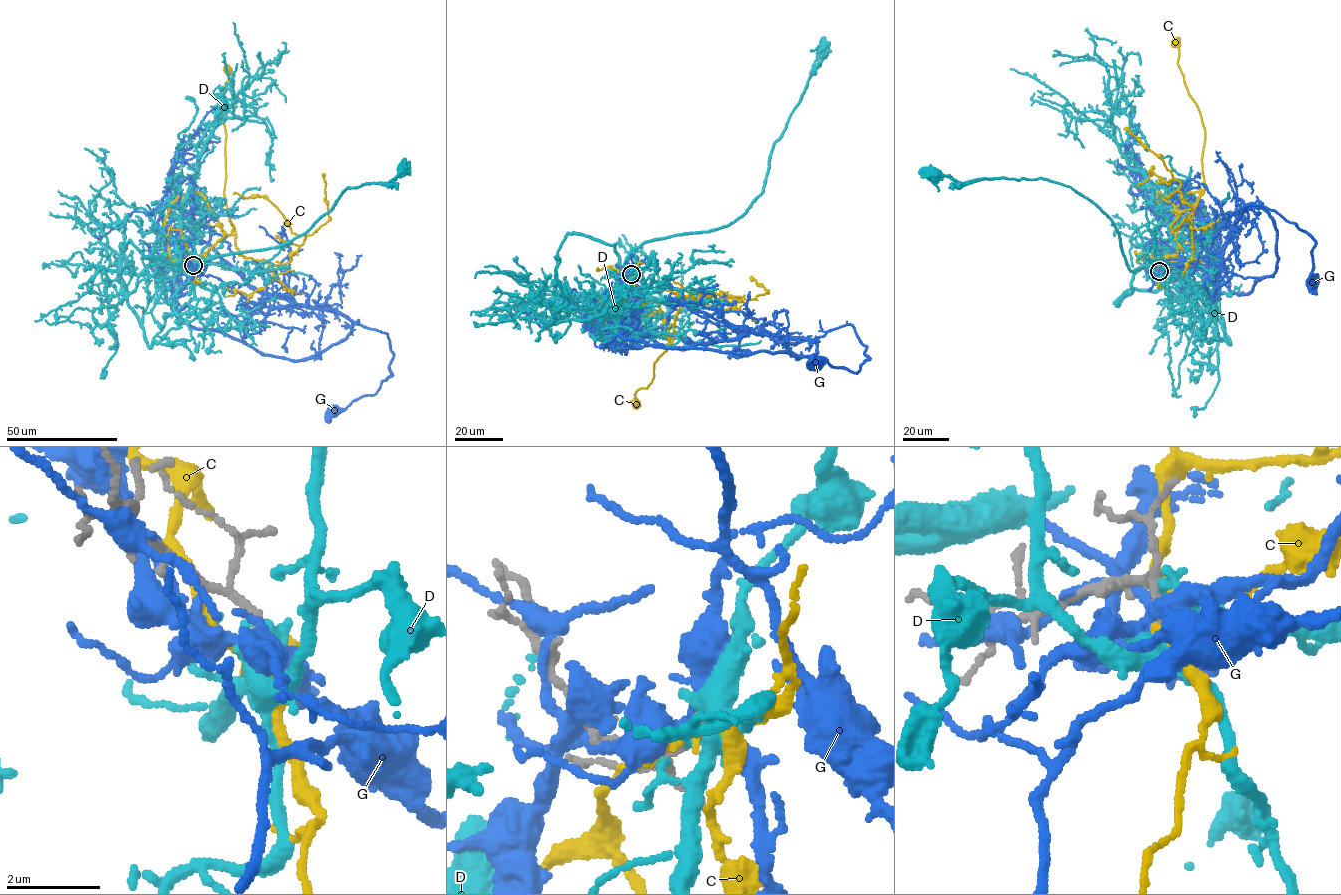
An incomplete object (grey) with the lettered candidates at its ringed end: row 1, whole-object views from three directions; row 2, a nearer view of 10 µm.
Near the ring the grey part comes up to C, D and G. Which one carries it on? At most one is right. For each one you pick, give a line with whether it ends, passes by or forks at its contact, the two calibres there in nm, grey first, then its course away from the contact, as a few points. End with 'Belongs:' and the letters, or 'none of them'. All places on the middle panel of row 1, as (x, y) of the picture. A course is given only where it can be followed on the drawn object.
Belongs: none of them

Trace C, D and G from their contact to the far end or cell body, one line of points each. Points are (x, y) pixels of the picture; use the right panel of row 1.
C: (1159, 270), (1162, 258), (1177, 254), (1171, 224), (1205, 186), (1205, 128), (1178, 64), (1176, 43)
D: (1159, 271), (1181, 273), (1167, 262), (1131, 270), (1113, 222), (1069, 186), (1043, 178), (962, 182), (932, 174)
G: (1159, 270), (1199, 263), (1219, 243), (1222, 221), (1234, 229), (1243, 209), (1256, 205), (1311, 235), (1314, 279)

